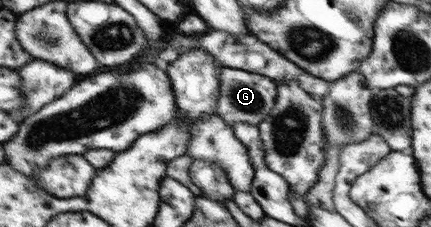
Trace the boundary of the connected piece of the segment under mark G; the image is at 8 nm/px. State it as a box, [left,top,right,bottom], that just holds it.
[215,65,277,126]

